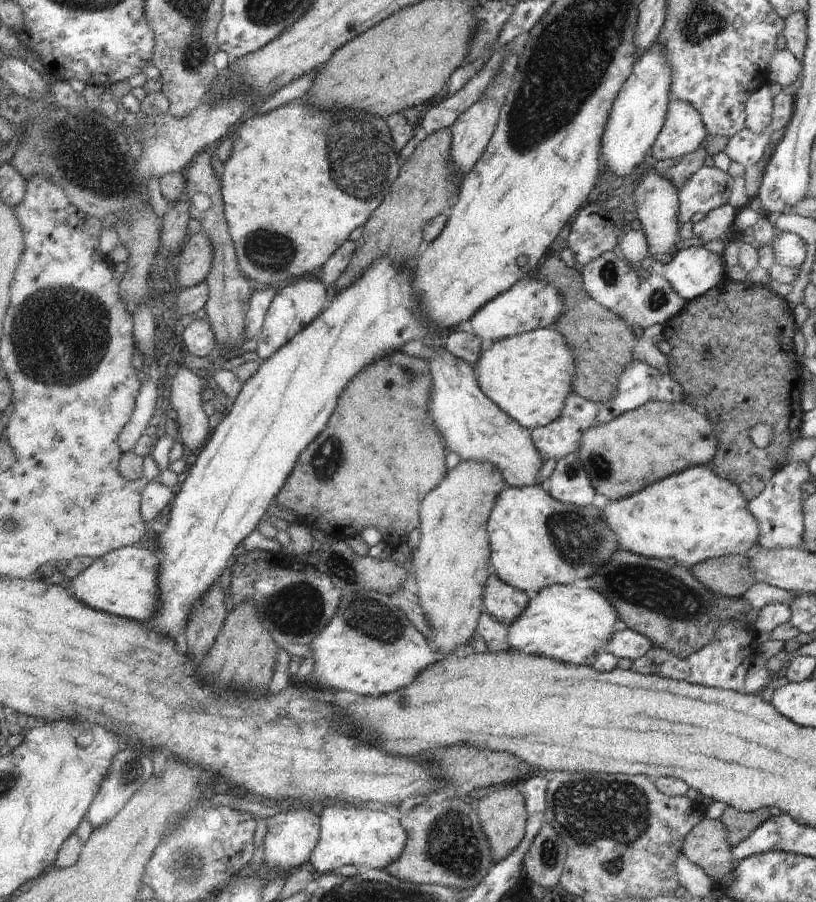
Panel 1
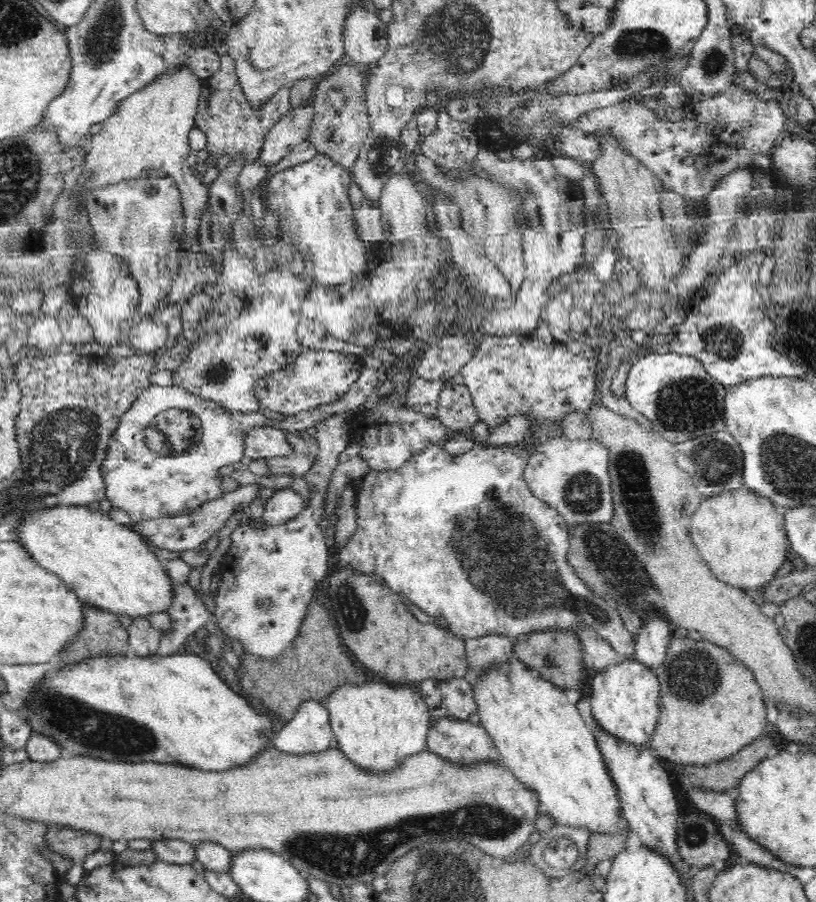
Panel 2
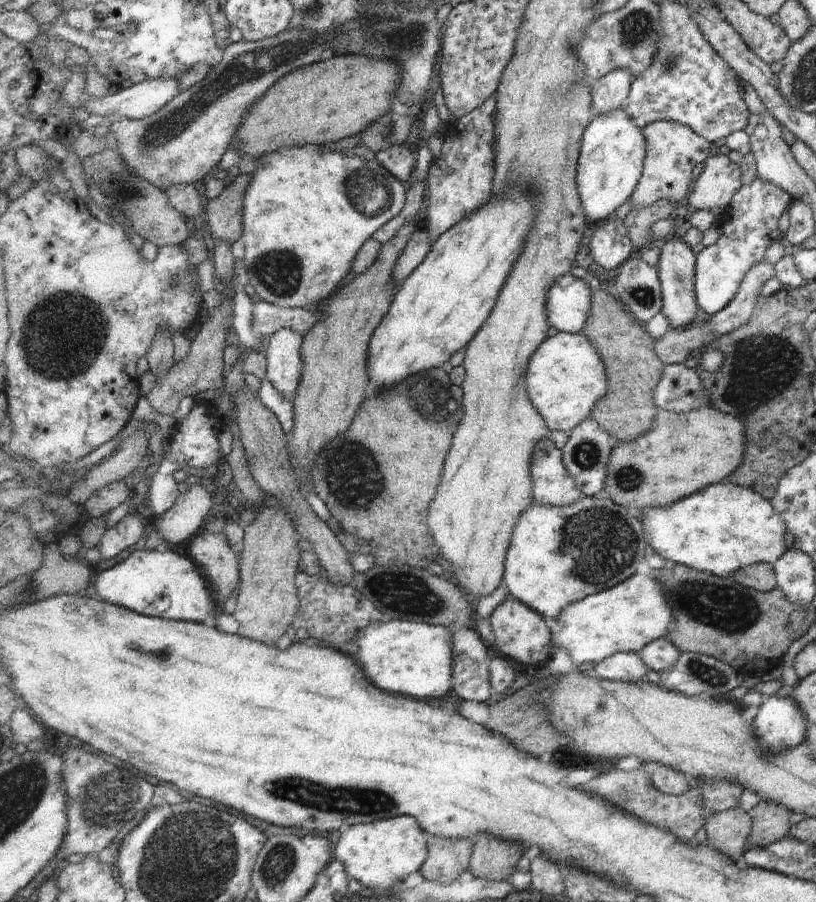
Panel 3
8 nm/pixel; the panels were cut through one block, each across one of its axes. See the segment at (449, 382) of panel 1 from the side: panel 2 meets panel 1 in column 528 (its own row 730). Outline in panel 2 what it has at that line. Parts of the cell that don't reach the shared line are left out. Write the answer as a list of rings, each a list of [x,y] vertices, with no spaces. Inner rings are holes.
[[[449,716],[430,721],[426,750],[466,765],[482,759],[498,760],[496,743],[481,724]]]

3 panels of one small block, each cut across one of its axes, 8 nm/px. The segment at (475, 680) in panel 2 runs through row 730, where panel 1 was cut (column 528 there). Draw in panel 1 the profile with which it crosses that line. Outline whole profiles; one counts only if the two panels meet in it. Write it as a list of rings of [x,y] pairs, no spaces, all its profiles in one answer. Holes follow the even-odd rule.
[[[535,485],[532,487],[511,487],[508,486],[496,500],[496,505],[490,514],[490,519],[488,522],[488,531],[489,538],[492,545],[492,558],[491,566],[494,573],[500,578],[503,579],[506,583],[509,583],[511,586],[517,587],[519,590],[529,592],[529,590],[535,590],[538,594],[547,587],[555,585],[572,585],[573,582],[577,580],[583,585],[587,582],[587,578],[591,578],[593,574],[597,574],[599,566],[603,566],[605,562],[609,562],[613,558],[613,554],[619,550],[619,537],[616,533],[616,530],[613,530],[611,526],[605,524],[603,518],[604,512],[593,506],[575,506],[570,505],[556,498],[553,498],[553,495],[547,494],[541,485]]]

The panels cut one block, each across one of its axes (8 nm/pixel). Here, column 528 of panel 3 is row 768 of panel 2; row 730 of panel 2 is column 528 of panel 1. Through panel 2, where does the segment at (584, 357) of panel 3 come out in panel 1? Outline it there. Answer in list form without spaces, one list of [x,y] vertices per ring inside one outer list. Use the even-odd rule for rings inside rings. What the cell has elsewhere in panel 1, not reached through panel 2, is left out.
[[[554,327],[537,329],[486,346],[477,368],[478,381],[484,393],[507,414],[517,419],[517,422],[531,430],[543,428],[561,416],[566,407],[567,397],[573,394],[572,386],[576,372],[576,358],[569,348],[567,339],[561,331]]]

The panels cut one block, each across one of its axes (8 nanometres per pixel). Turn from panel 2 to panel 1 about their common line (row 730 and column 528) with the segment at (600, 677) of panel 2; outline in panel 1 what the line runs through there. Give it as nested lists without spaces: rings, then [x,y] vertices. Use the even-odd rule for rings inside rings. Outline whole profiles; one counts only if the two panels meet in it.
[[[585,584],[555,585],[544,588],[508,627],[509,642],[516,651],[579,666],[604,647],[621,625],[616,606],[598,590]]]

